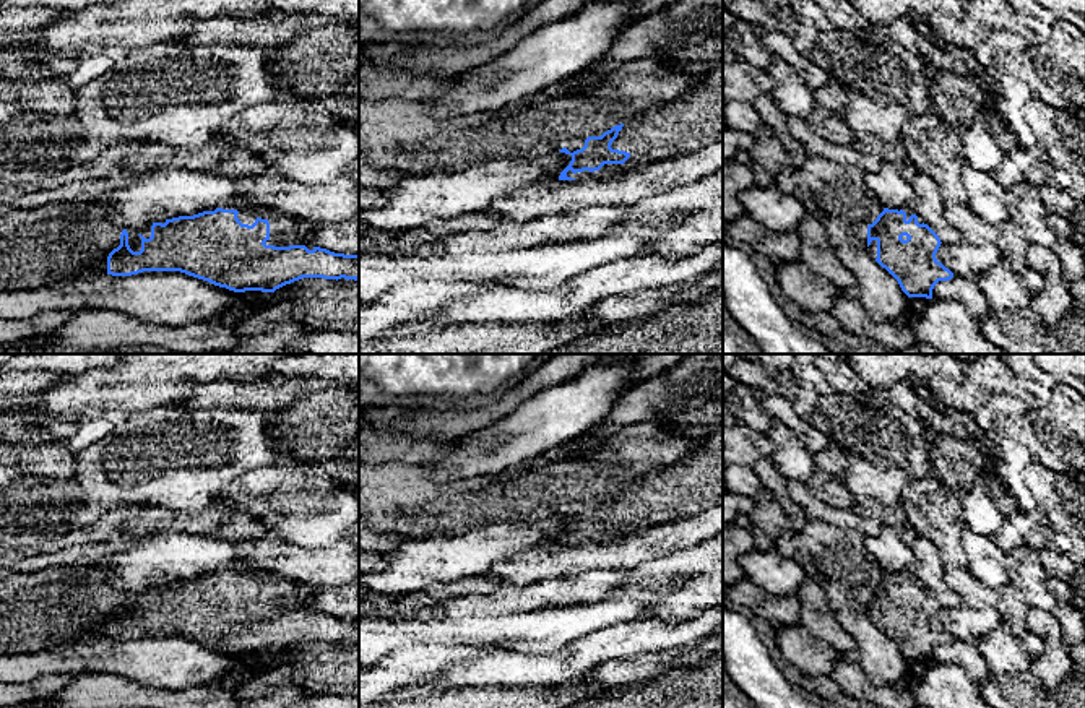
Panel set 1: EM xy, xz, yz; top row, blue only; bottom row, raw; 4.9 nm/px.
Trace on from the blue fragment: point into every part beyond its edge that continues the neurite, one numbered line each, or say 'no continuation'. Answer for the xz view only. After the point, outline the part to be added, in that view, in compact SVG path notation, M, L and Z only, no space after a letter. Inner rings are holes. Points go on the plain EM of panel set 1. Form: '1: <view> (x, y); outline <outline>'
1: xz (681, 489); outline M723 432L695 442L684 460L669 461L627 482L611 508L630 518L624 528L604 528L594 536L568 534L567 541L611 542L650 526L692 518L718 505L723 505Z

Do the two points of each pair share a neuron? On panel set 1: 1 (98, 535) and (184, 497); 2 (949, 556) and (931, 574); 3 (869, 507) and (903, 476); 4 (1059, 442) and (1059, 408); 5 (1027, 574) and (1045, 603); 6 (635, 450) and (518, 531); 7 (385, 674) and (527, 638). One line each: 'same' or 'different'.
1: different
2: different
3: different
4: same
5: same
6: different
7: same

